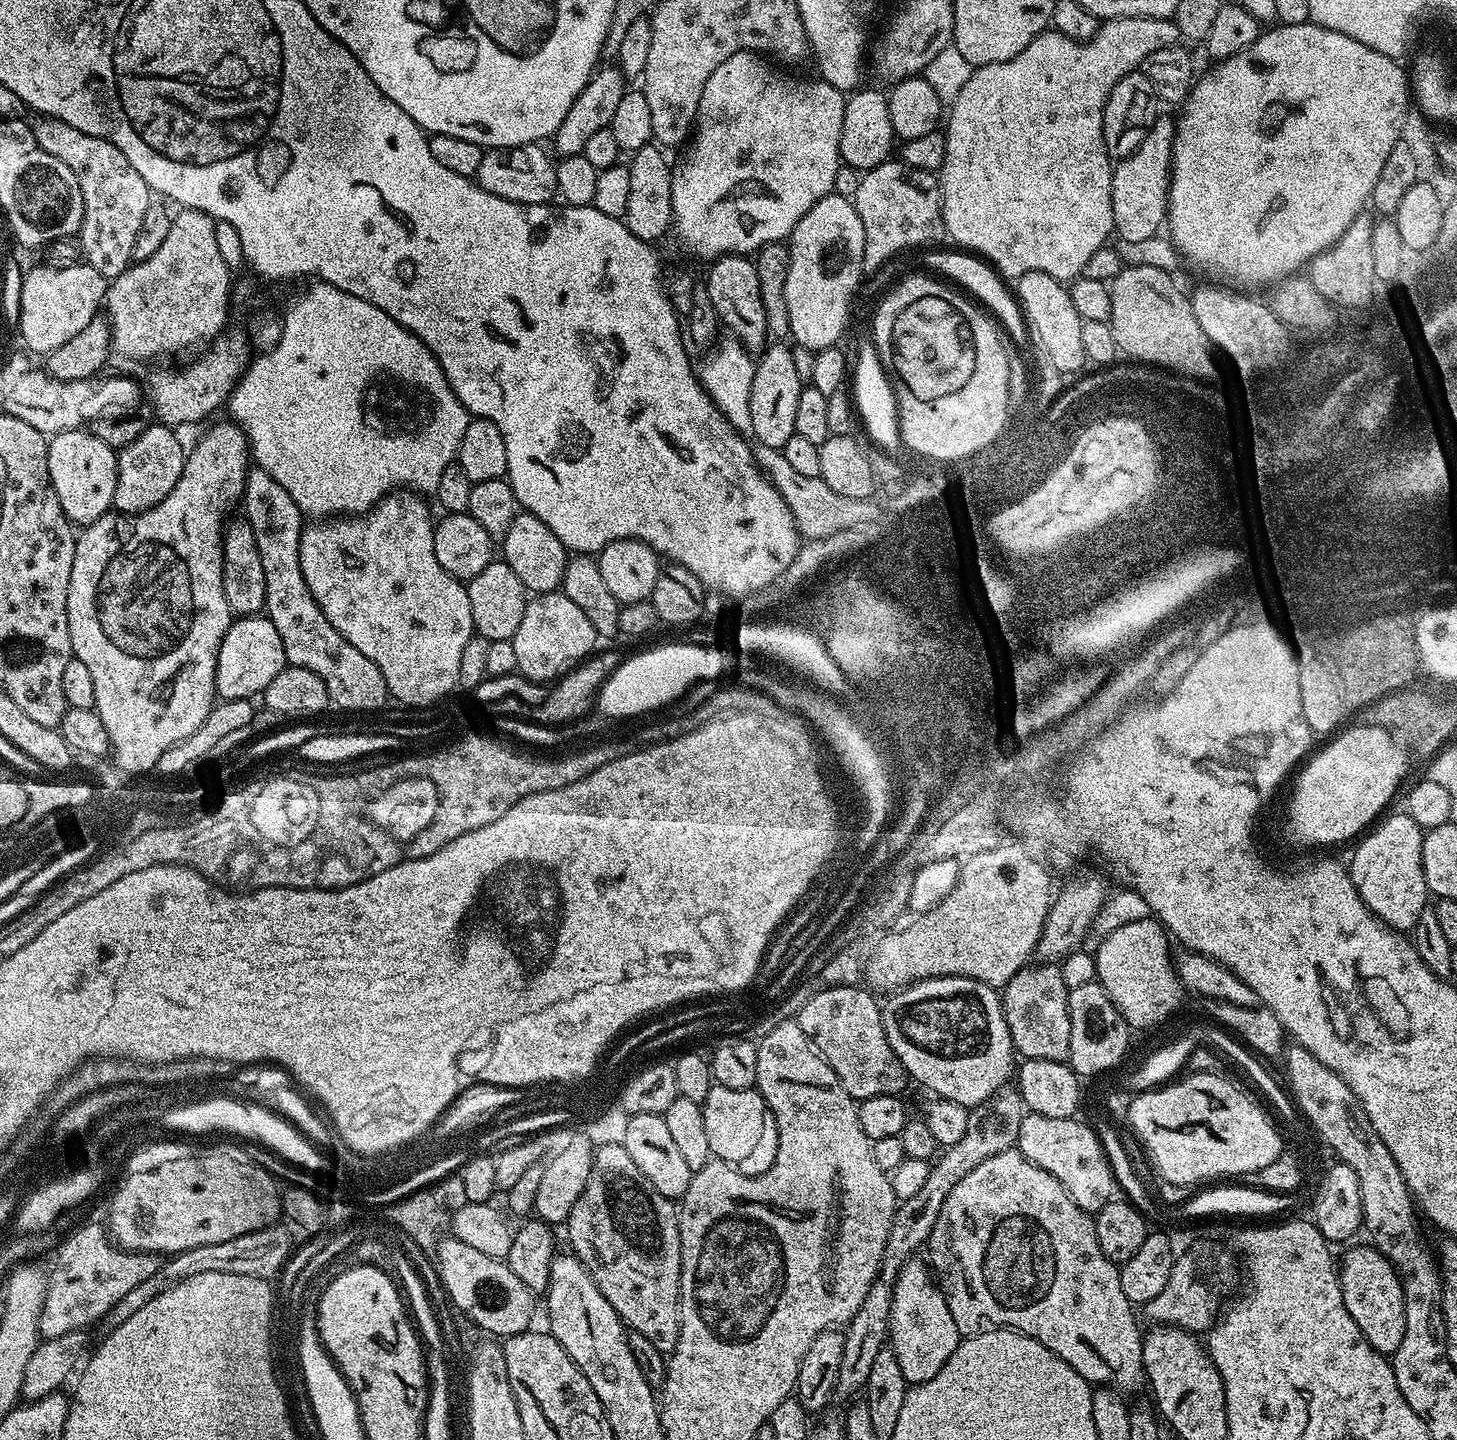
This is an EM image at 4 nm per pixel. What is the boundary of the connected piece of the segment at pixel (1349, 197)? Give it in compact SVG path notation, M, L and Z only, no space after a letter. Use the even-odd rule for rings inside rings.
M1311 22L1275 27L1269 32L1268 29L1261 31L1260 37L1246 46L1246 50L1213 63L1213 68L1193 83L1188 99L1179 109L1180 117L1174 120L1170 175L1166 185L1166 233L1186 263L1205 272L1212 279L1209 281L1232 290L1252 290L1248 288L1264 288L1267 284L1283 282L1299 273L1296 271L1300 267L1301 271L1311 264L1312 259L1346 234L1350 222L1369 207L1378 173L1382 171L1390 150L1401 143L1400 131L1404 128L1408 104L1410 108L1410 76L1400 60L1378 54L1378 50L1370 50L1370 46L1362 46L1362 42L1346 38L1346 34L1338 34L1338 30L1326 30Z

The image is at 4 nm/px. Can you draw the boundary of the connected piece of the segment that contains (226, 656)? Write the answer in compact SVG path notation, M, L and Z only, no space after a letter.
M253 614L233 619L222 638L216 663L216 694L220 700L252 700L259 697L278 678L288 664L282 650L282 638L267 615Z

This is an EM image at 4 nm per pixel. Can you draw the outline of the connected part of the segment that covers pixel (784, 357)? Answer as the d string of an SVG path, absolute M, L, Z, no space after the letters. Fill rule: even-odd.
M772 342L759 353L754 370L754 382L750 386L751 435L756 435L755 443L761 448L781 450L796 435L794 417L798 407L798 394L802 385L794 366L792 348L784 342Z

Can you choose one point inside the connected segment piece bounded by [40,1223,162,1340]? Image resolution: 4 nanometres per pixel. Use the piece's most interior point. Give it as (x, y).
(91, 1273)

